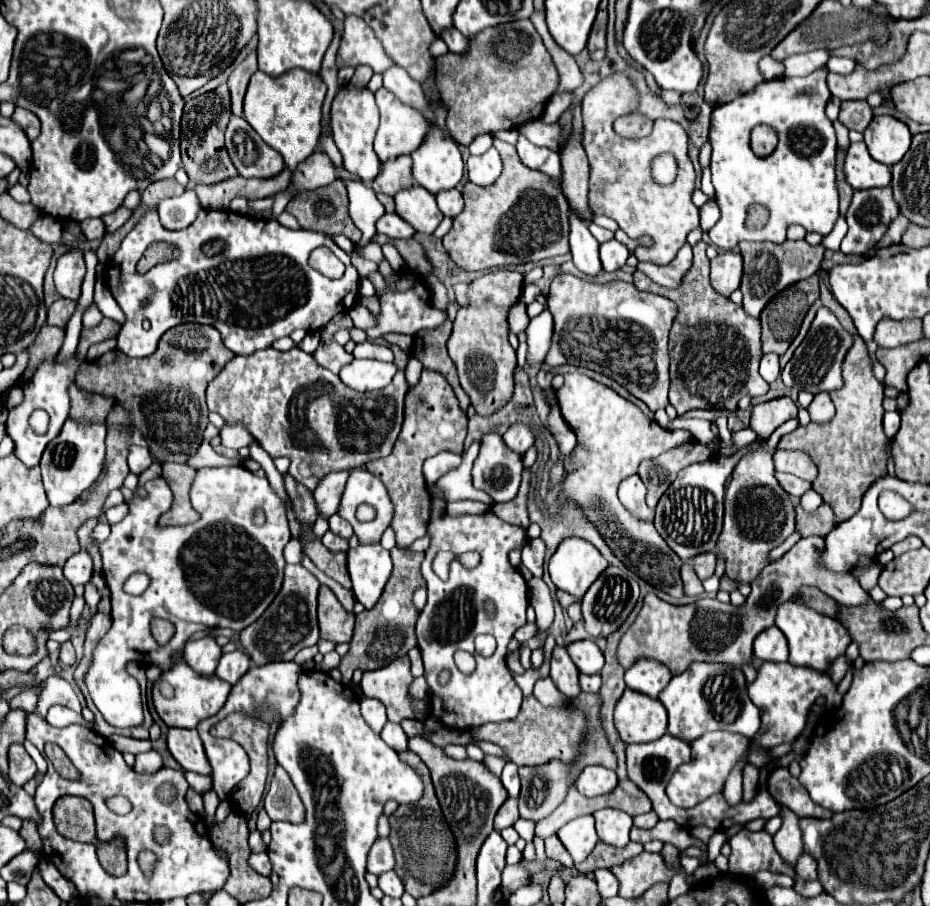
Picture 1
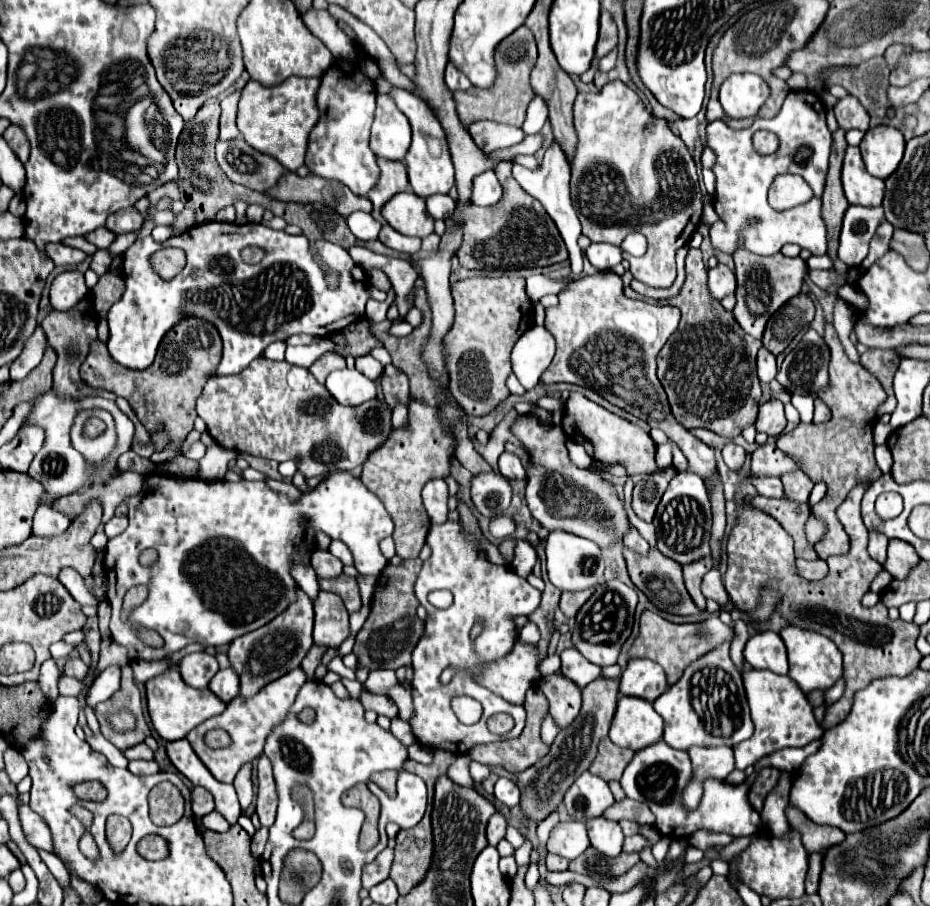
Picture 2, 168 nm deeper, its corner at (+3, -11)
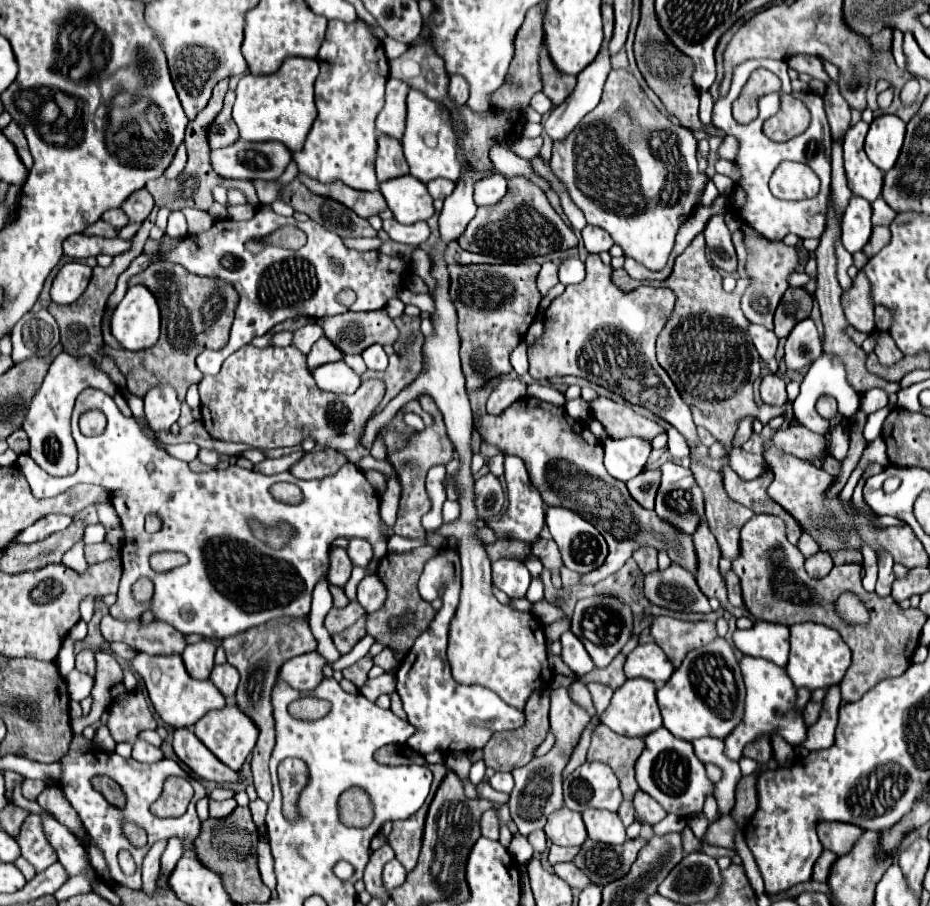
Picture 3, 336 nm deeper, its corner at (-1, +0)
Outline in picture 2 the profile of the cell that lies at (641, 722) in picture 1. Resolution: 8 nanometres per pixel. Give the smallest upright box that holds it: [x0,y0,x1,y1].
[609,696,663,750]

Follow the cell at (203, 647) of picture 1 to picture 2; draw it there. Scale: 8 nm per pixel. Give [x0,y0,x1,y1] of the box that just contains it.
[179,652,219,688]

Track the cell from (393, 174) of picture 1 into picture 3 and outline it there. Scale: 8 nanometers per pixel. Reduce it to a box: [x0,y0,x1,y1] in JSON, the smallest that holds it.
[377,135,409,181]

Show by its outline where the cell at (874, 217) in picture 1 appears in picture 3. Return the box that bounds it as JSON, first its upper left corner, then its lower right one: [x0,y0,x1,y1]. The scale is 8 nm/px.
[843,197,871,253]

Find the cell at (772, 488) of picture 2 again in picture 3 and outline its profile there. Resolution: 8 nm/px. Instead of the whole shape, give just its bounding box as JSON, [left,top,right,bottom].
[731,449,771,479]

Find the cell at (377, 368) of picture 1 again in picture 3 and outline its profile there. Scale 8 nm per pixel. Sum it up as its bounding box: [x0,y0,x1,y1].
[313,361,361,393]

